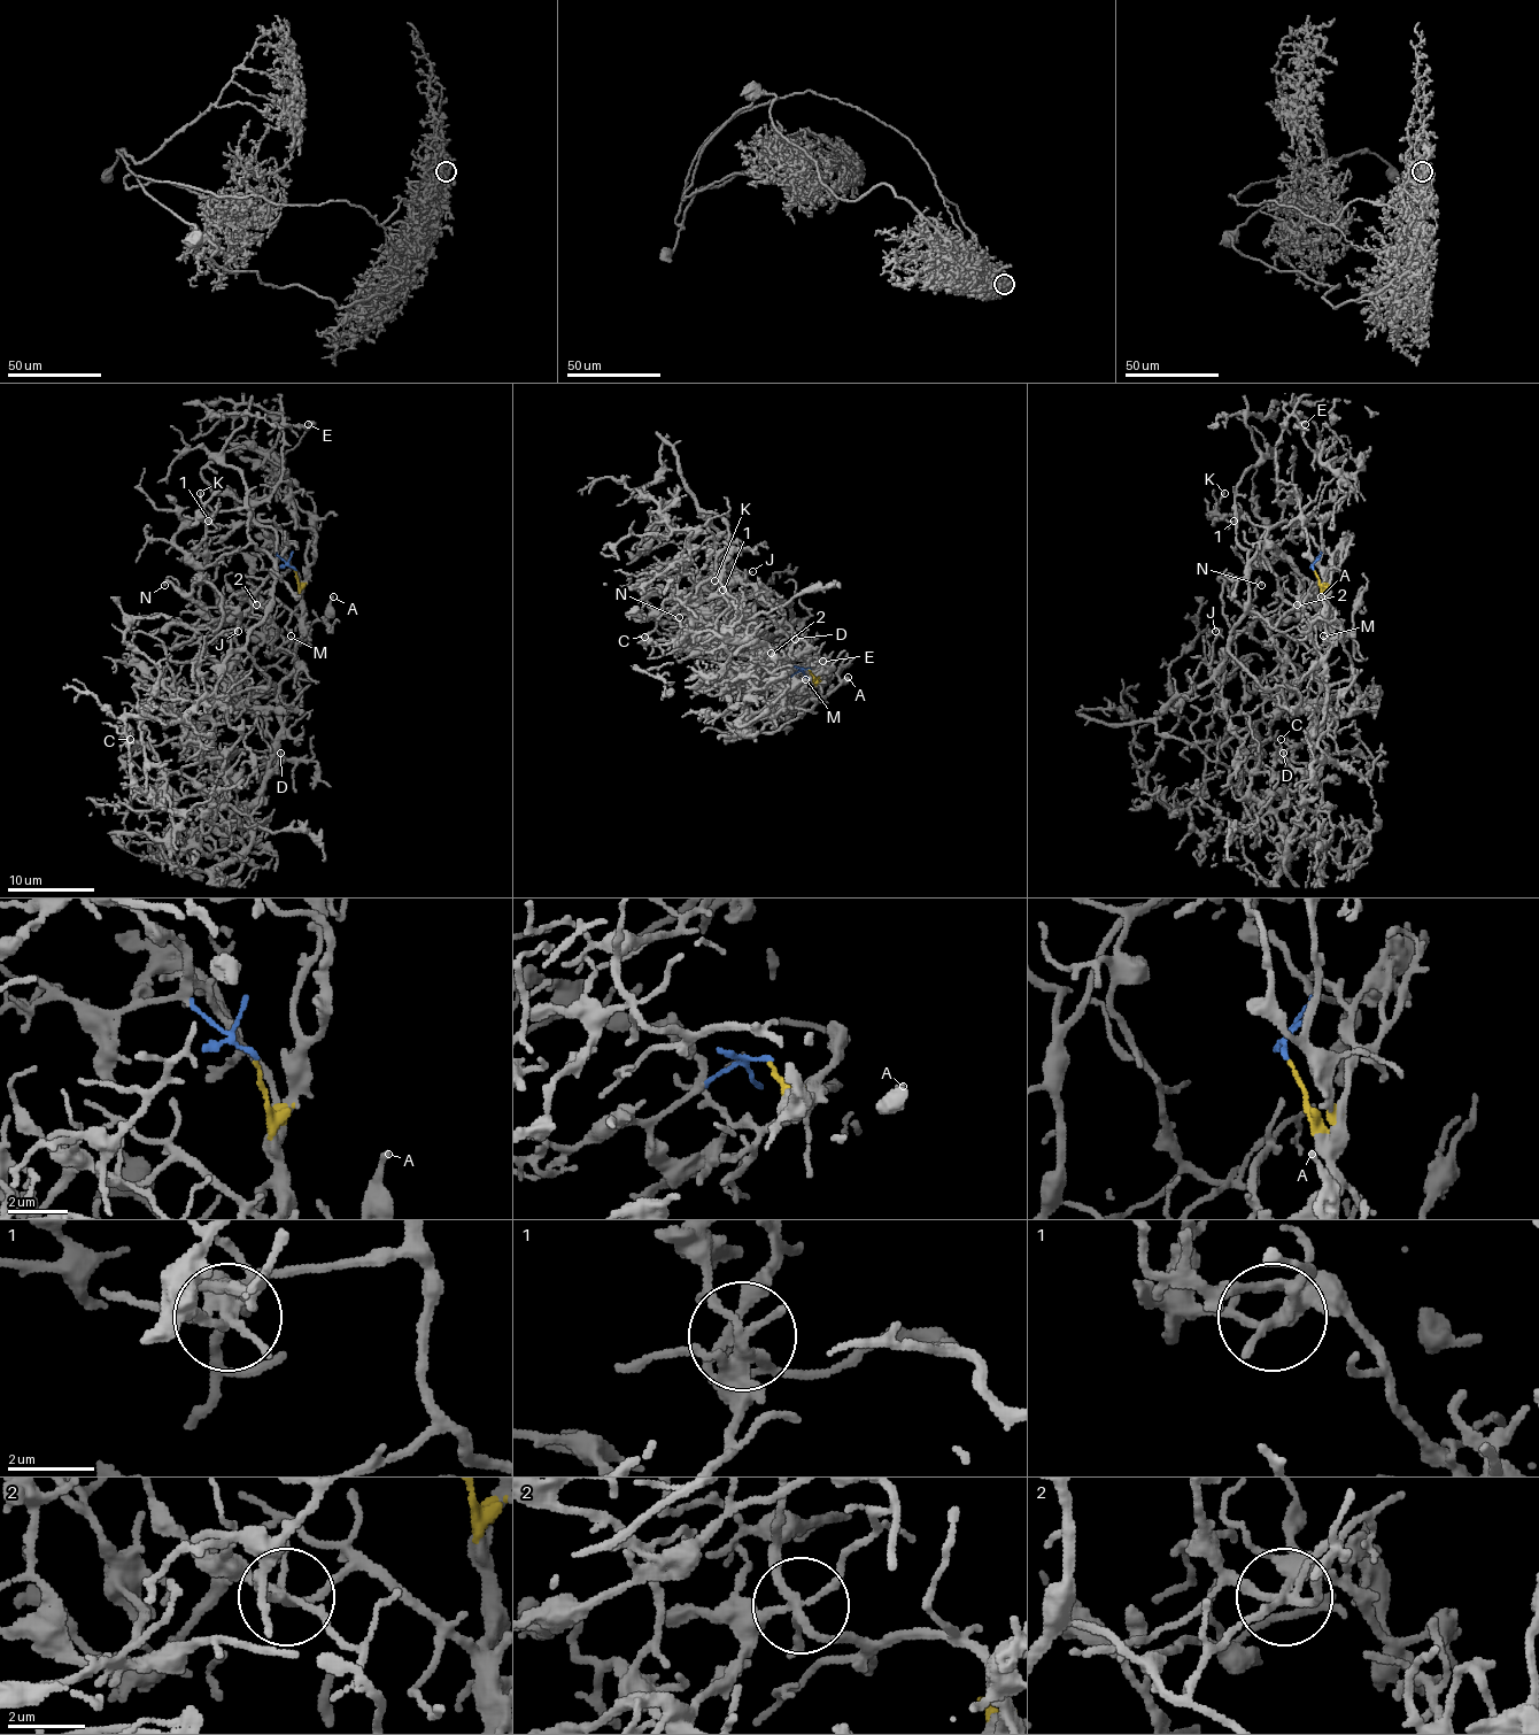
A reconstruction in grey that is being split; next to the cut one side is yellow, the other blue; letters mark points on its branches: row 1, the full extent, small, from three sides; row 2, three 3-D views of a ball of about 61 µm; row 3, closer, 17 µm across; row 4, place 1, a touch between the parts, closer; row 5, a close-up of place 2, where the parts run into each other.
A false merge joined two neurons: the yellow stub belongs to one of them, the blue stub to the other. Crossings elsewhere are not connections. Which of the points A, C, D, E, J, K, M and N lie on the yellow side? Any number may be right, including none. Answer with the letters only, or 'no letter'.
A, C, D, J, M, N

